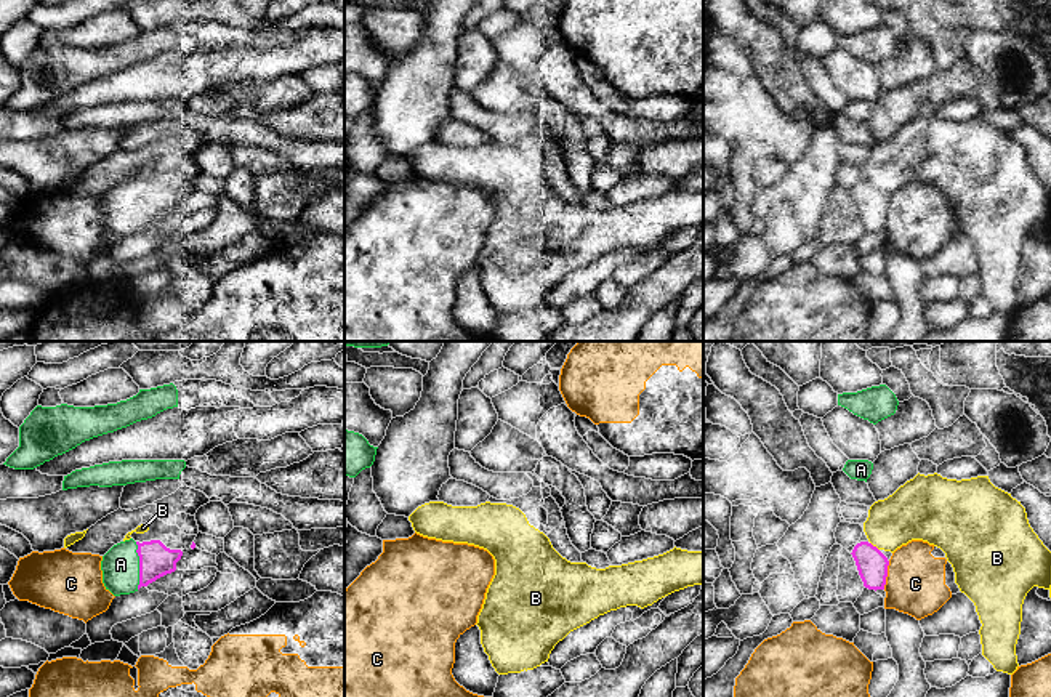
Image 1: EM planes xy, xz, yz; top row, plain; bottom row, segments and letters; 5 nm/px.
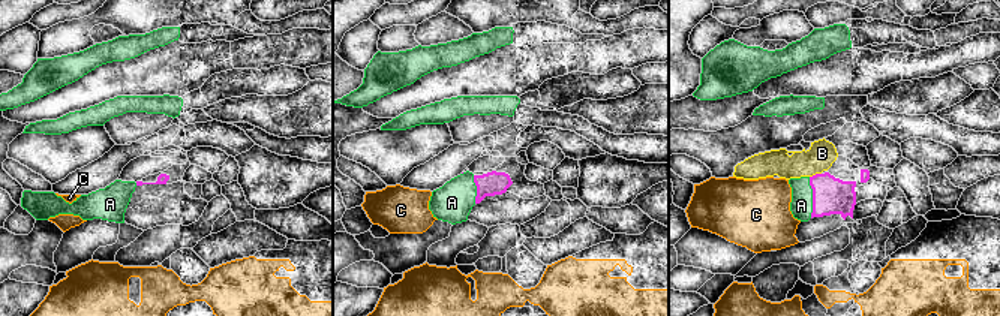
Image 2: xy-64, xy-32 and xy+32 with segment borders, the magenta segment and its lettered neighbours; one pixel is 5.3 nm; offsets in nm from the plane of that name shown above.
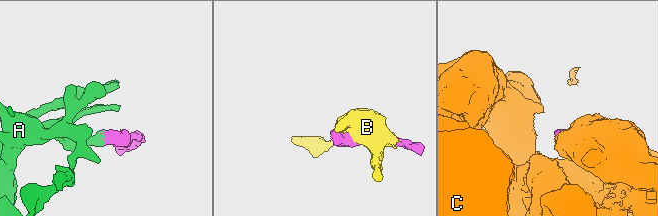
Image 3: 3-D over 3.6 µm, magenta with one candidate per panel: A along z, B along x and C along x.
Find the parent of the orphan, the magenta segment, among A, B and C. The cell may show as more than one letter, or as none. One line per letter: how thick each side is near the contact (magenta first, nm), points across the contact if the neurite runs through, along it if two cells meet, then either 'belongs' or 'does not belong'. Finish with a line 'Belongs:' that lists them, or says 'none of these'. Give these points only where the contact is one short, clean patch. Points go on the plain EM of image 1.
A: 170/190 nm | belongs
B: 160/280 nm | does not belong
C: 160/300 nm | does not belong
Belongs: A

